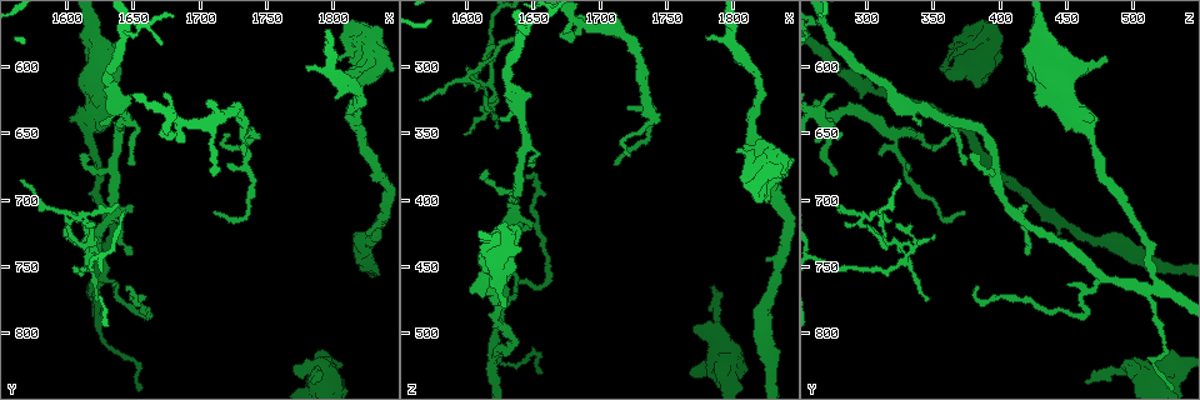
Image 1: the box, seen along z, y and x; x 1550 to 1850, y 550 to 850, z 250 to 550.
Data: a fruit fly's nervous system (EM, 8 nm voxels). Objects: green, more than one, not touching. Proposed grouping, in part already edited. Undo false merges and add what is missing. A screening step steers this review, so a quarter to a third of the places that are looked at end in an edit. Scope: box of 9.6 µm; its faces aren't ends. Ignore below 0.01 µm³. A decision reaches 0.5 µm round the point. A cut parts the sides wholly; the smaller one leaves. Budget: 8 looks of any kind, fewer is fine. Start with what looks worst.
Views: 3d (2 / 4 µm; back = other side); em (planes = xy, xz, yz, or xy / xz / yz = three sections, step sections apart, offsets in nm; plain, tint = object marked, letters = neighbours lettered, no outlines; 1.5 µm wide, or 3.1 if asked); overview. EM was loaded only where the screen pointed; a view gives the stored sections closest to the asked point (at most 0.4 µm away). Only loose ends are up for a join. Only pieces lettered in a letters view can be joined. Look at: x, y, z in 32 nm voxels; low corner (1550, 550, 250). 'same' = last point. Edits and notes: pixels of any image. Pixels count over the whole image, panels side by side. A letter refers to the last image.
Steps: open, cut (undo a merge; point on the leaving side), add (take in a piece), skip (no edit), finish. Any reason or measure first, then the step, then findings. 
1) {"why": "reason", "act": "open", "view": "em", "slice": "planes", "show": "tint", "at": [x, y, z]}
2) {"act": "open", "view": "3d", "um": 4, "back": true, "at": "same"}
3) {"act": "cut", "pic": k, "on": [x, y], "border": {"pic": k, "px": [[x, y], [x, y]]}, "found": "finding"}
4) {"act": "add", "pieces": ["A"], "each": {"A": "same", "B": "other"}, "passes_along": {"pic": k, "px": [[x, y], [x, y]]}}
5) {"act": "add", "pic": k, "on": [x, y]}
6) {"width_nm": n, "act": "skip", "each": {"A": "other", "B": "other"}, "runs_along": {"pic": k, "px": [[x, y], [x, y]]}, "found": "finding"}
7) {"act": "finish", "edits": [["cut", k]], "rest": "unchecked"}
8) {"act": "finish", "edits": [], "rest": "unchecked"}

{"why": "four-way junction", "act": "open", "view": "3d", "um": 2, "at": [1622, 766, 514]}

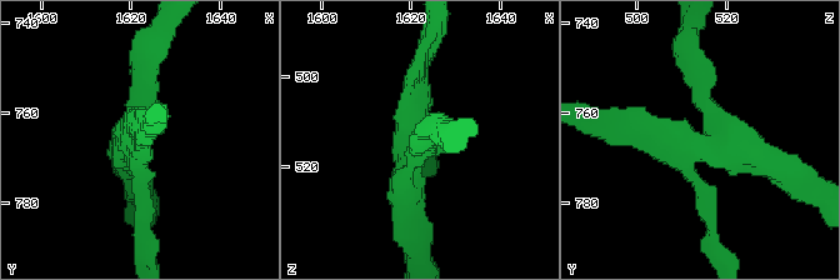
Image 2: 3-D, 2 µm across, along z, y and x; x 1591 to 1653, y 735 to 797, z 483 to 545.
{"arms": 4, "act": "open", "view": "em", "slice": "planes", "show": "tint", "at": [1621, 764, 516]}

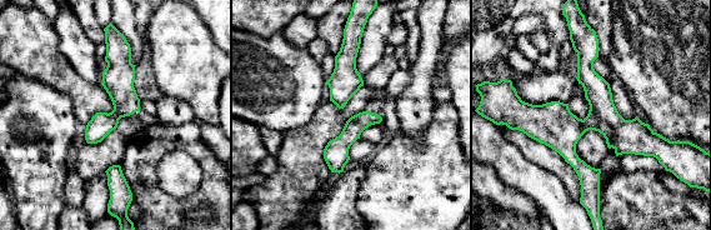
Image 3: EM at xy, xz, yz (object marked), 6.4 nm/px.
{"why": "what lies round it", "act": "open", "view": "em", "slice": "planes", "show": "letters", "at": "same"}

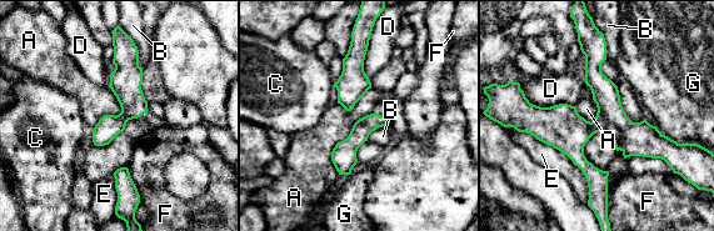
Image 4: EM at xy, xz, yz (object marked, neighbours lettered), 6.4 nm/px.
{"width_nm": 120, "act": "skip", "each": {"A": "other", "B": "other", "C": "other", "D": "other", "E": "other", "F": "other", "G": "other"}, "border": {"pic": 4, "px": [[375, 111], [333, 149], [338, 174]]}, "found": "all the same neuron"}

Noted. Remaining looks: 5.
{"why": "branch stops here", "act": "open", "view": "em", "slice": "xy", "step": 4, "show": "letters", "at": [1620, 718, 284]}

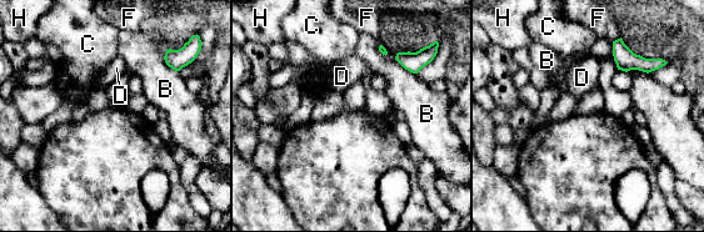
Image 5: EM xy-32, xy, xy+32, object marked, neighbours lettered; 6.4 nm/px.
{"act": "open", "view": "em", "slice": "planes", "show": "letters", "at": "same"}

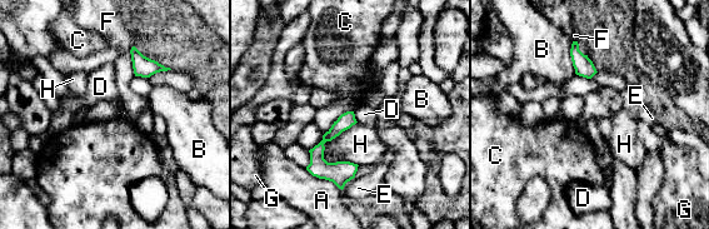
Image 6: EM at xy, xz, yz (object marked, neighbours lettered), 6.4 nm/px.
{"act": "skip", "each": {"A": "other", "B": "other", "C": "other", "D": "other", "E": "other", "F": "other", "G": "other", "H": "other"}, "border": {"pic": 6, "px": [[353, 111], [358, 122]]}, "found": "none of them fits"}

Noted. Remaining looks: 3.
{"why": "end of a long branch", "act": "open", "view": "em", "slice": "yz", "step": 4, "show": "tint", "at": [1646, 764, 382]}

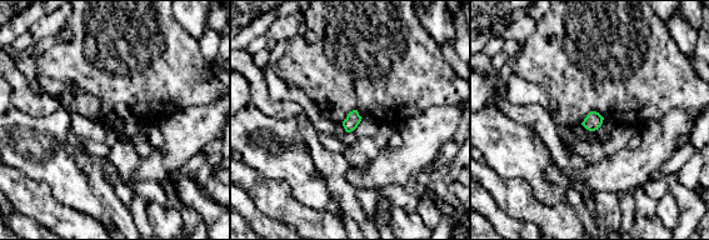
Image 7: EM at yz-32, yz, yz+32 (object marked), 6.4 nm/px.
{"act": "open", "view": "em", "slice": "planes", "show": "letters", "at": "same"}

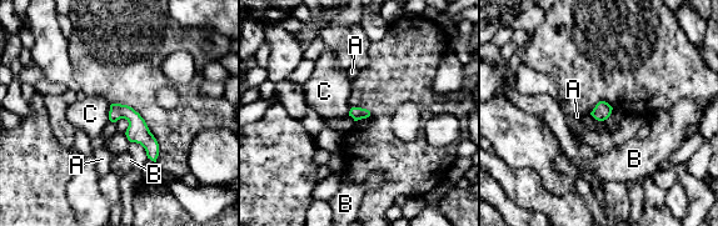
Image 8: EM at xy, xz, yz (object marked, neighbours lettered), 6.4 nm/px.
{"width_nm": 80, "act": "skip", "each": {"A": "other", "B": "other", "C": "other"}, "border": {"pic": 8, "px": [[110, 105], [109, 120]]}, "found": "none of them fits"}

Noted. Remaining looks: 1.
{"act": "finish", "edits": [], "rest": "unchecked"}

